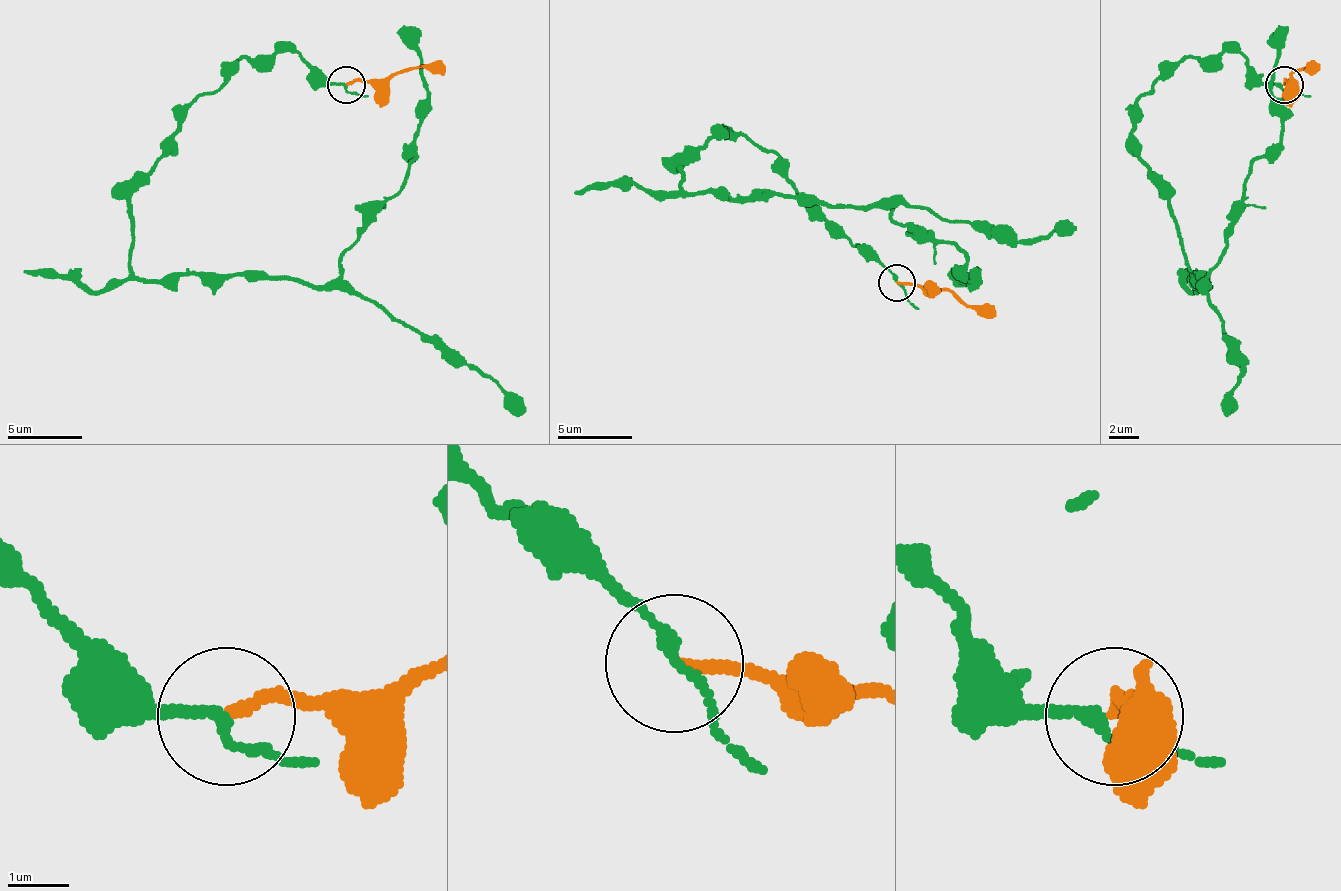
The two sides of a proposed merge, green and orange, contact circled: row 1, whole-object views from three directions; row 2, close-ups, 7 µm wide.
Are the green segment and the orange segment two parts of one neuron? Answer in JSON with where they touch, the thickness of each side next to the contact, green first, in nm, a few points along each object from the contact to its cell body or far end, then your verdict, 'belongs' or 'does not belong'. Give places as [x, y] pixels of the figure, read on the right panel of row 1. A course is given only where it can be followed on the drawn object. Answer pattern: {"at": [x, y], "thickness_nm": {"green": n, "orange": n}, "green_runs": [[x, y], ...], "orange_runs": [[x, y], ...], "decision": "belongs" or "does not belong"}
{"at": [1284, 85], "thickness_nm": {"green": 160, "orange": 190}, "green_runs": [[1283, 86], [1219, 52], [1137, 104], [1133, 149], [1193, 281], [1279, 138], [1287, 26]], "orange_runs": [[1283, 86], [1294, 71], [1305, 67], [1317, 74]], "decision": "does not belong"}

